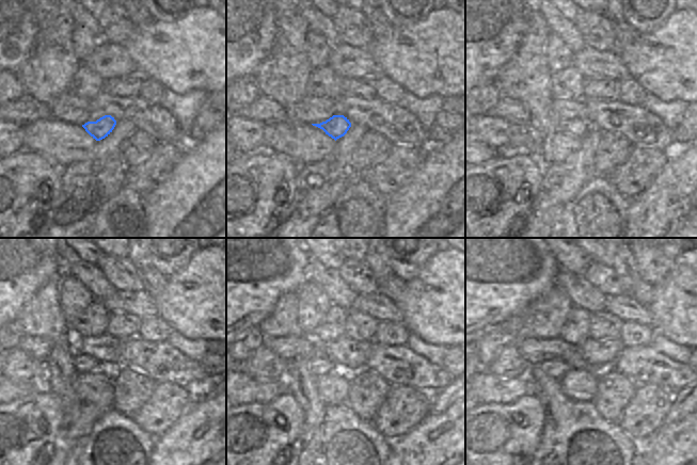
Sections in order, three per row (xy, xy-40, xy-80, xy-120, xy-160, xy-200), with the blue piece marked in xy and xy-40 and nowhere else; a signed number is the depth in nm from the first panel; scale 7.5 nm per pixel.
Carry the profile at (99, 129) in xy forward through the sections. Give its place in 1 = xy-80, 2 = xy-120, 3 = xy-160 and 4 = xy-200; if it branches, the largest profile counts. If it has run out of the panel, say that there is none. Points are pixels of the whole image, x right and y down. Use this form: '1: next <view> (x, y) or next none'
1: next xy-80 (575, 127)
2: next xy-120 (83, 364)
3: next xy-160 (318, 366)
4: next xy-200 (555, 369)

